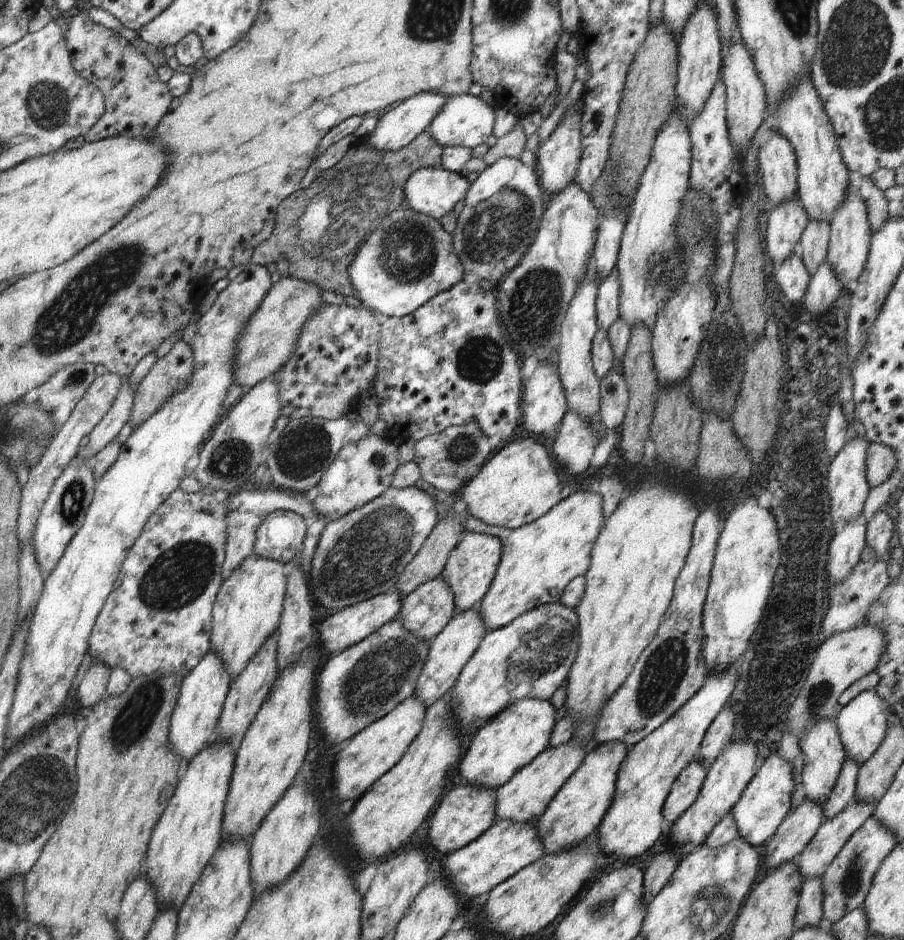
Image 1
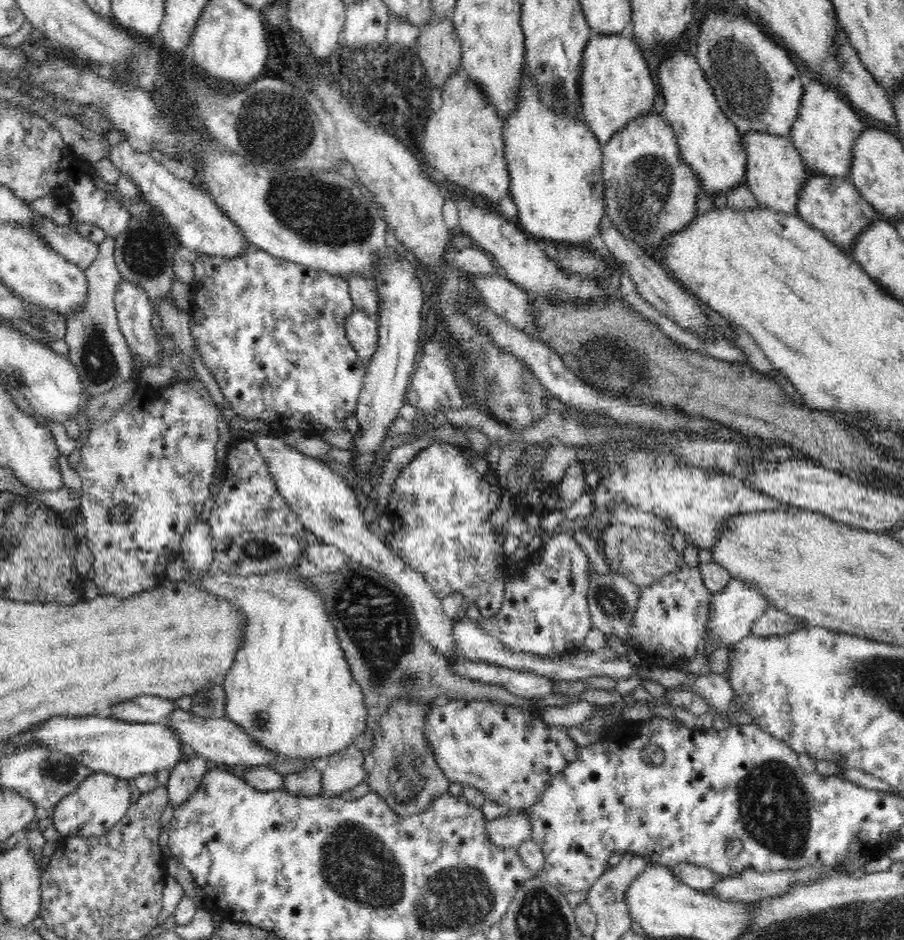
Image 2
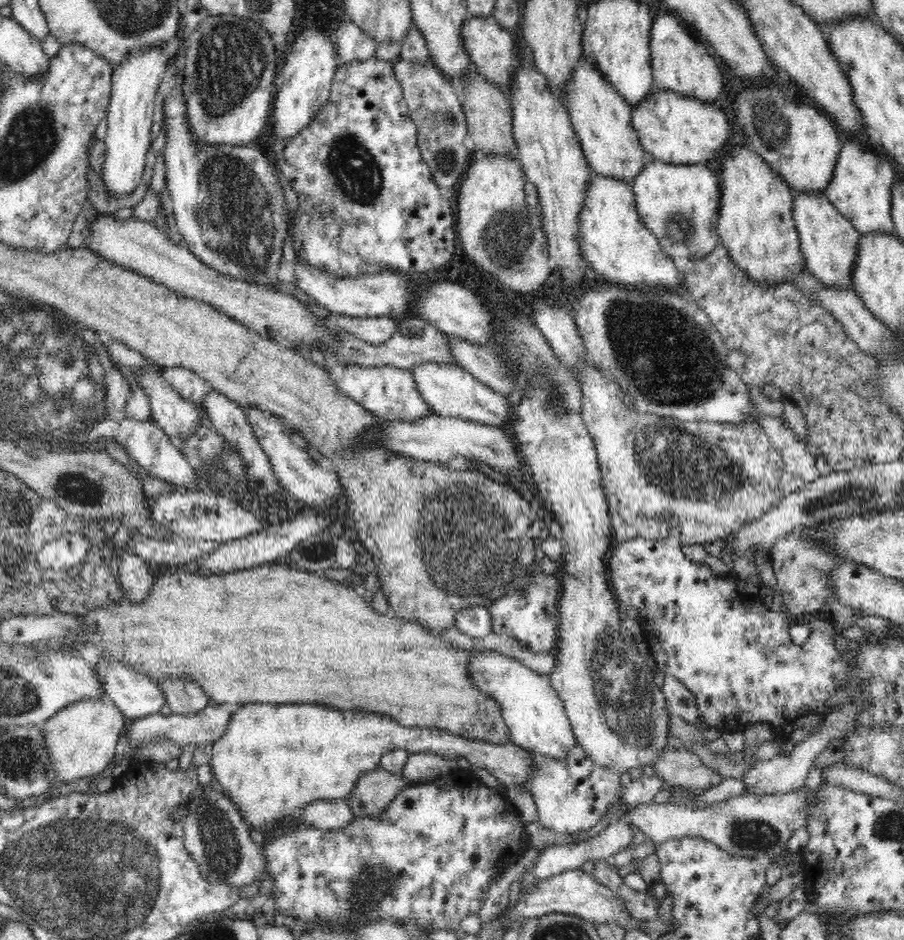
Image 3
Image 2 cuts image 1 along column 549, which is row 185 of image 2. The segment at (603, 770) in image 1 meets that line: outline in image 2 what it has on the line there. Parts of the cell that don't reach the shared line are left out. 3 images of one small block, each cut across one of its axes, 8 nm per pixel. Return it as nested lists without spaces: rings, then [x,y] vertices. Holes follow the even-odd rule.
[[[809,171],[808,173],[810,173],[808,182],[802,186],[802,192],[798,192],[797,215],[816,231],[821,231],[836,247],[849,255],[864,228],[878,218],[882,220],[884,216],[878,216],[877,210],[867,200],[864,200],[850,179],[824,176]]]

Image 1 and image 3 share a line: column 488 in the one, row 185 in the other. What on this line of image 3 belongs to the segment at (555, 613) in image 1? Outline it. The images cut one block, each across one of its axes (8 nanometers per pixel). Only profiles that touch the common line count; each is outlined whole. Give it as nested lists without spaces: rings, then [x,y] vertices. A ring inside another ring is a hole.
[[[651,158],[630,185],[639,219],[658,238],[664,255],[678,262],[700,260],[717,248],[720,177],[706,164],[674,164]]]

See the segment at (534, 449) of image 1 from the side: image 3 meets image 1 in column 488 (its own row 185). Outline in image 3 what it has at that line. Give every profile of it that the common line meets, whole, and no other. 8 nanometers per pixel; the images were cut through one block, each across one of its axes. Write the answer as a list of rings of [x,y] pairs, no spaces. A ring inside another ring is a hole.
[[[476,151],[470,156],[469,167],[461,178],[457,190],[456,231],[468,254],[476,266],[486,272],[492,272],[496,280],[516,292],[534,293],[541,288],[552,274],[553,265],[550,261],[548,240],[542,230],[540,210],[532,209],[526,202],[524,188],[527,182],[525,172],[519,161],[510,155],[496,155]]]

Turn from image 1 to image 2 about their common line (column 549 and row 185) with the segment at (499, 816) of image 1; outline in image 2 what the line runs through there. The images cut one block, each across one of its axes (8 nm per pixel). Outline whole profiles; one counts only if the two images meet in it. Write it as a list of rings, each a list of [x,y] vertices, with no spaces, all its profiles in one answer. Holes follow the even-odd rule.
[[[752,130],[742,134],[742,142],[744,143],[744,154],[746,154],[744,180],[746,186],[756,197],[758,204],[774,212],[797,215],[798,192],[802,192],[802,186],[808,182],[810,173],[808,173],[802,155],[794,146],[792,137]]]

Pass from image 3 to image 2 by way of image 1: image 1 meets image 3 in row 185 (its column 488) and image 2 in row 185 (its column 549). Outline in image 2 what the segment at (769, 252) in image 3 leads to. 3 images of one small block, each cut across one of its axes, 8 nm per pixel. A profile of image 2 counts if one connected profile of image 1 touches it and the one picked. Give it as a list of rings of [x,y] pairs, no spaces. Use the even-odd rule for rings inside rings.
[[[676,46],[672,52],[663,55],[656,73],[660,78],[656,80],[660,82],[660,94],[665,102],[661,114],[670,122],[681,156],[697,176],[701,190],[713,197],[728,194],[732,188],[745,184],[746,154],[742,135],[721,109],[696,55]]]

